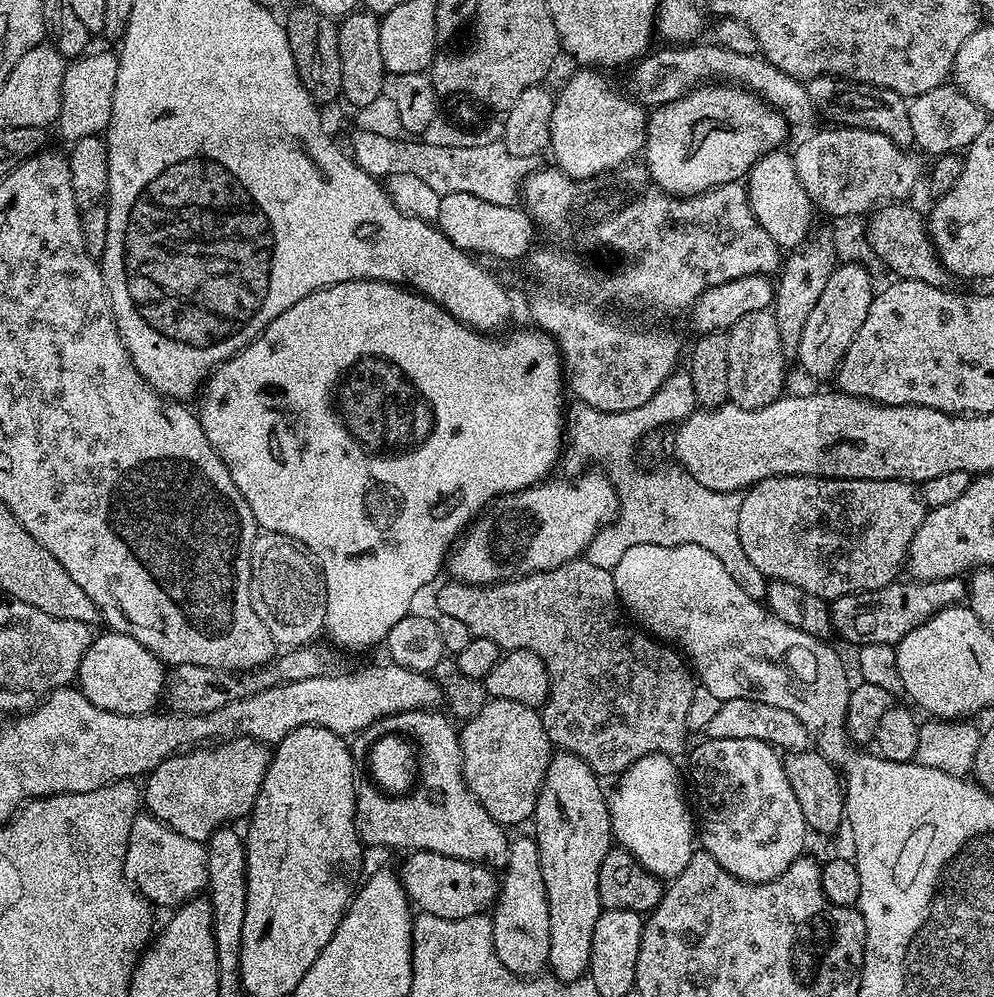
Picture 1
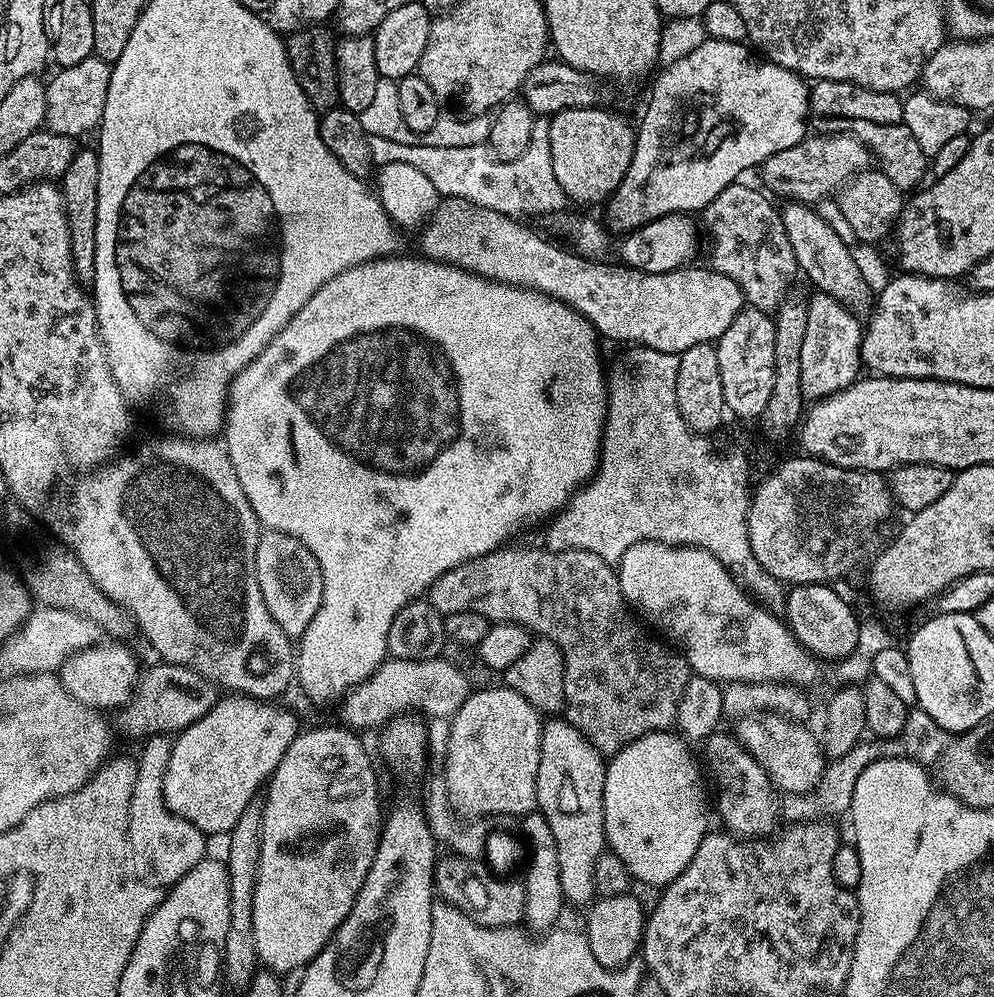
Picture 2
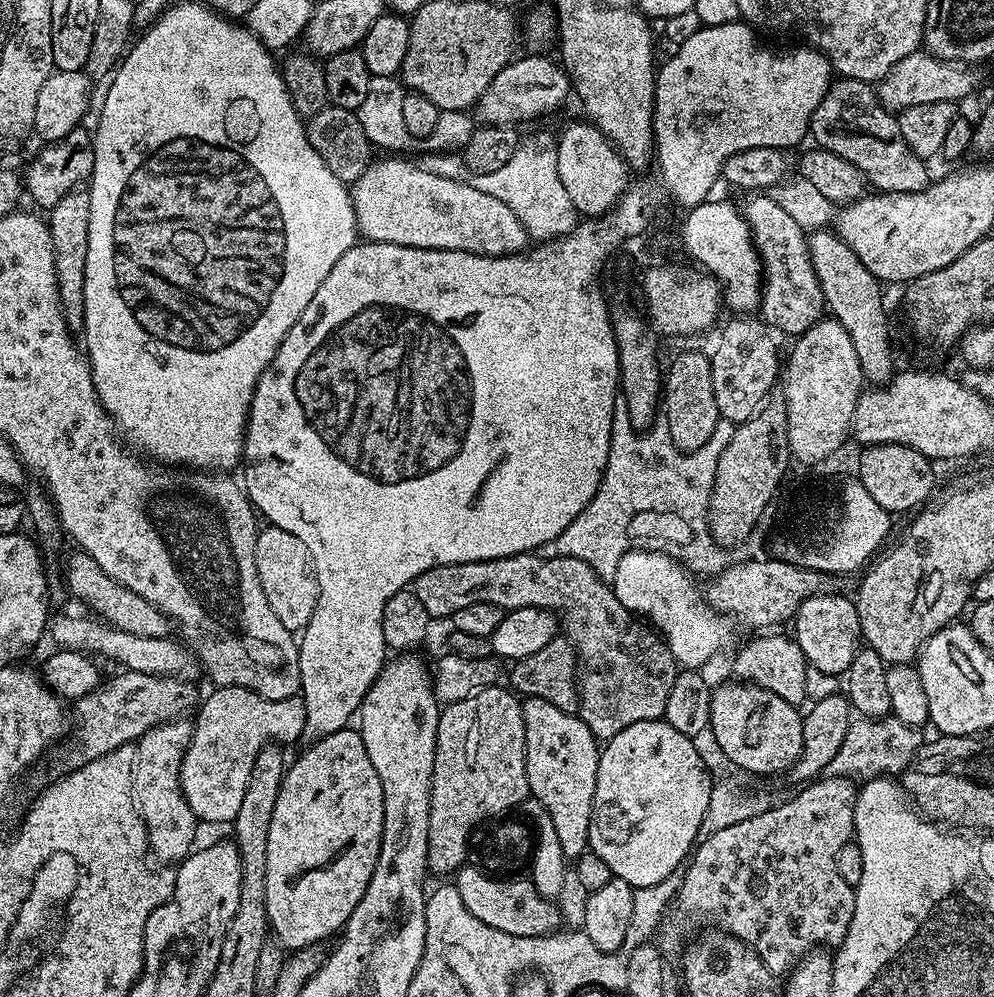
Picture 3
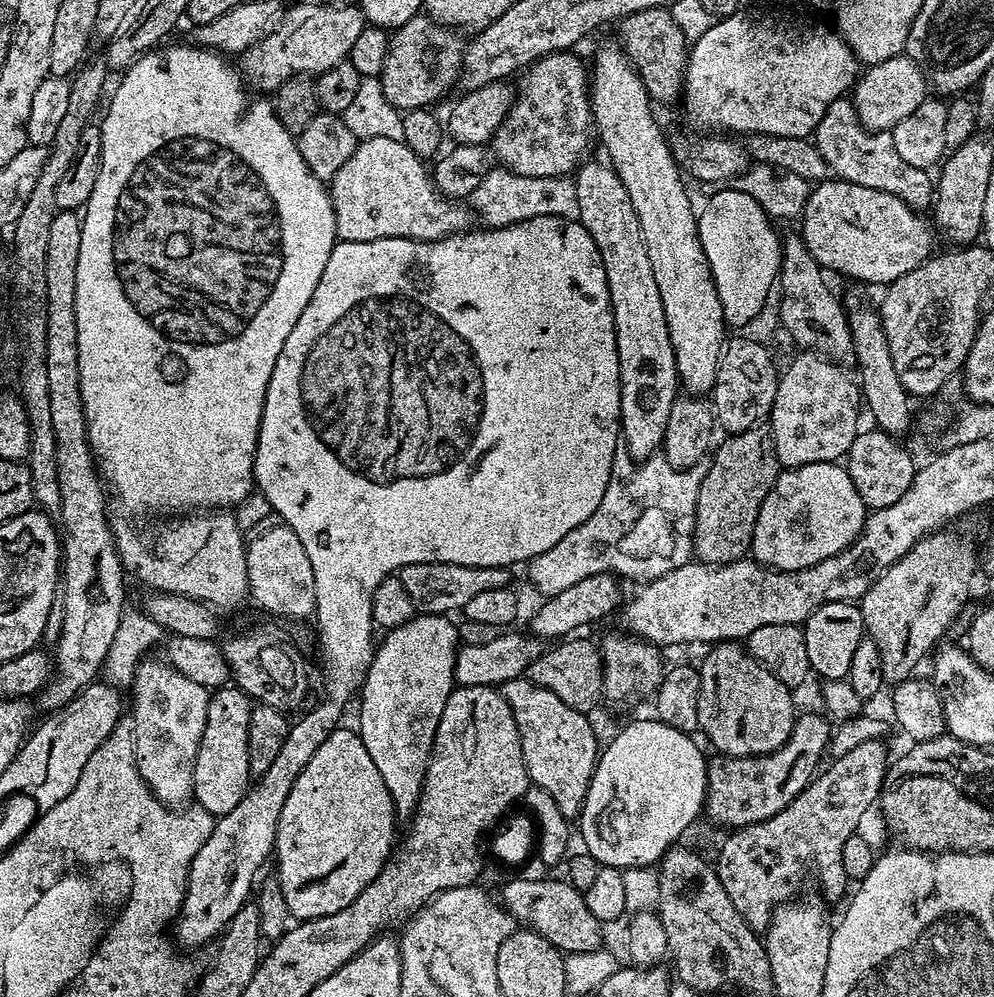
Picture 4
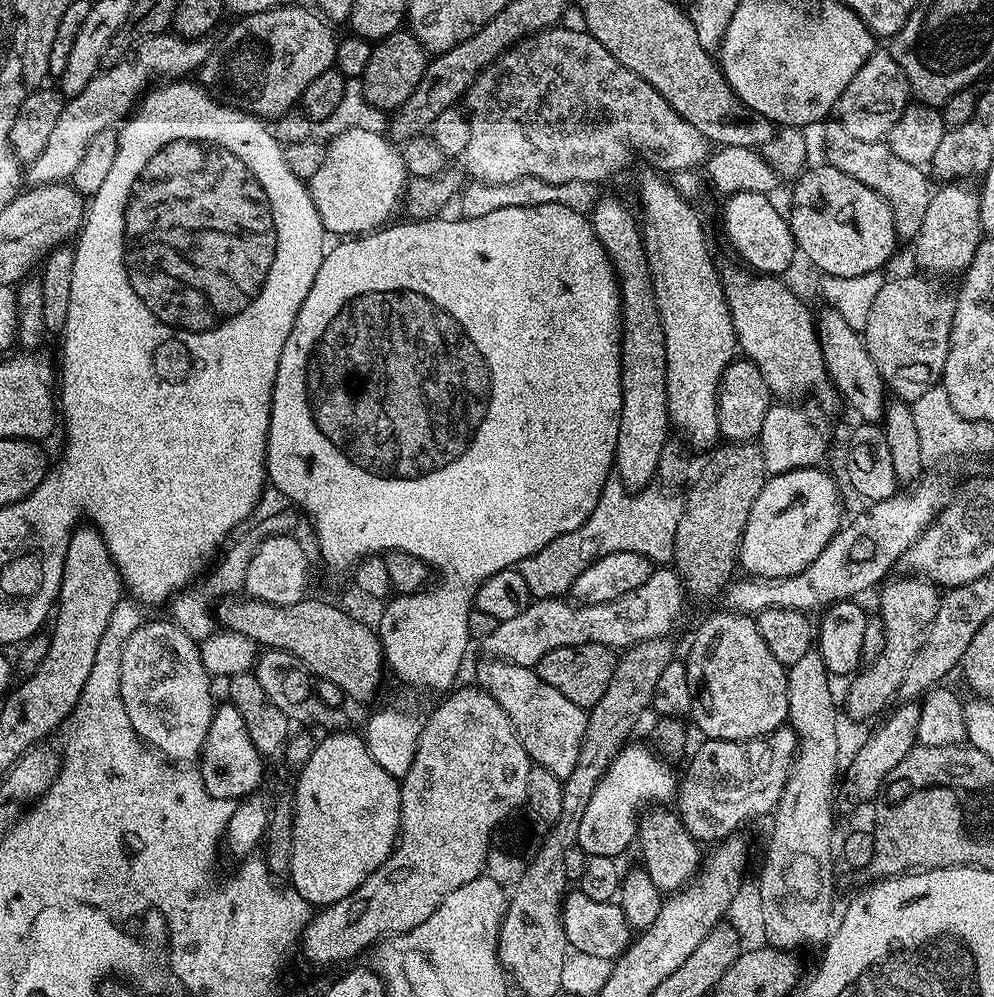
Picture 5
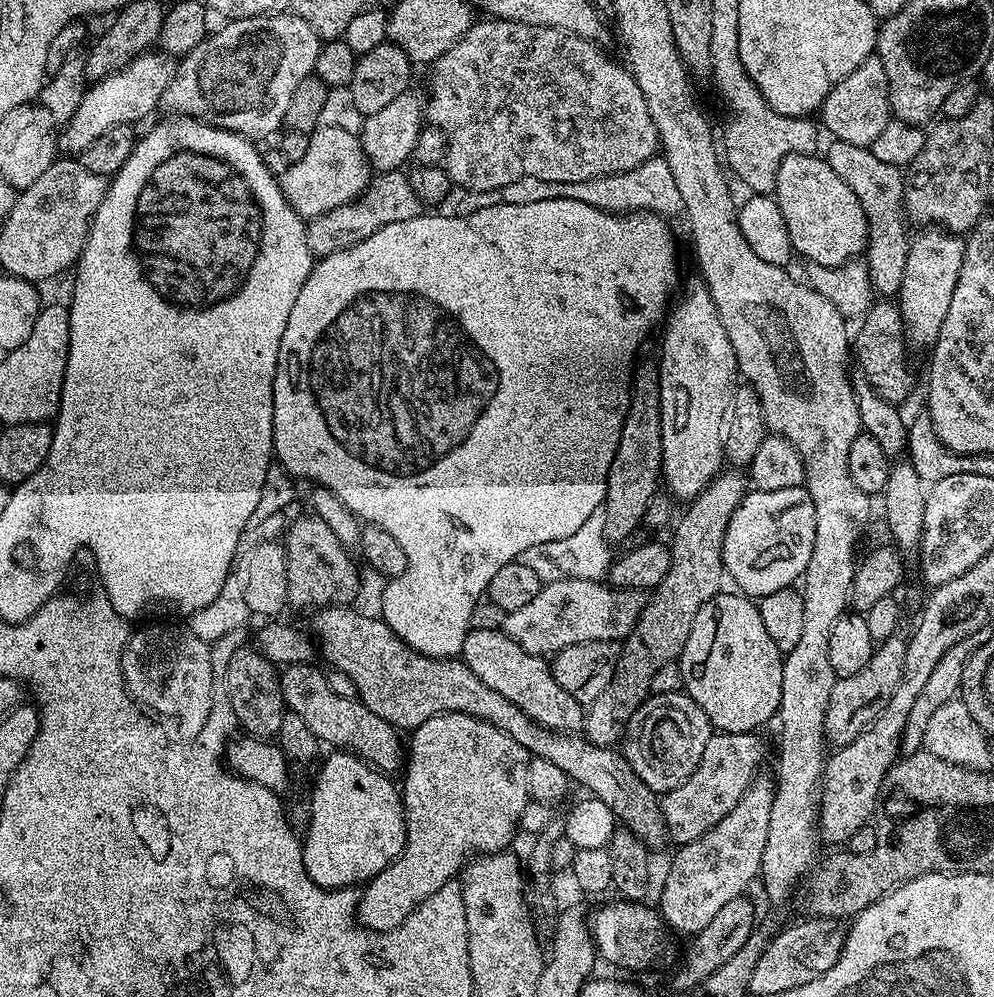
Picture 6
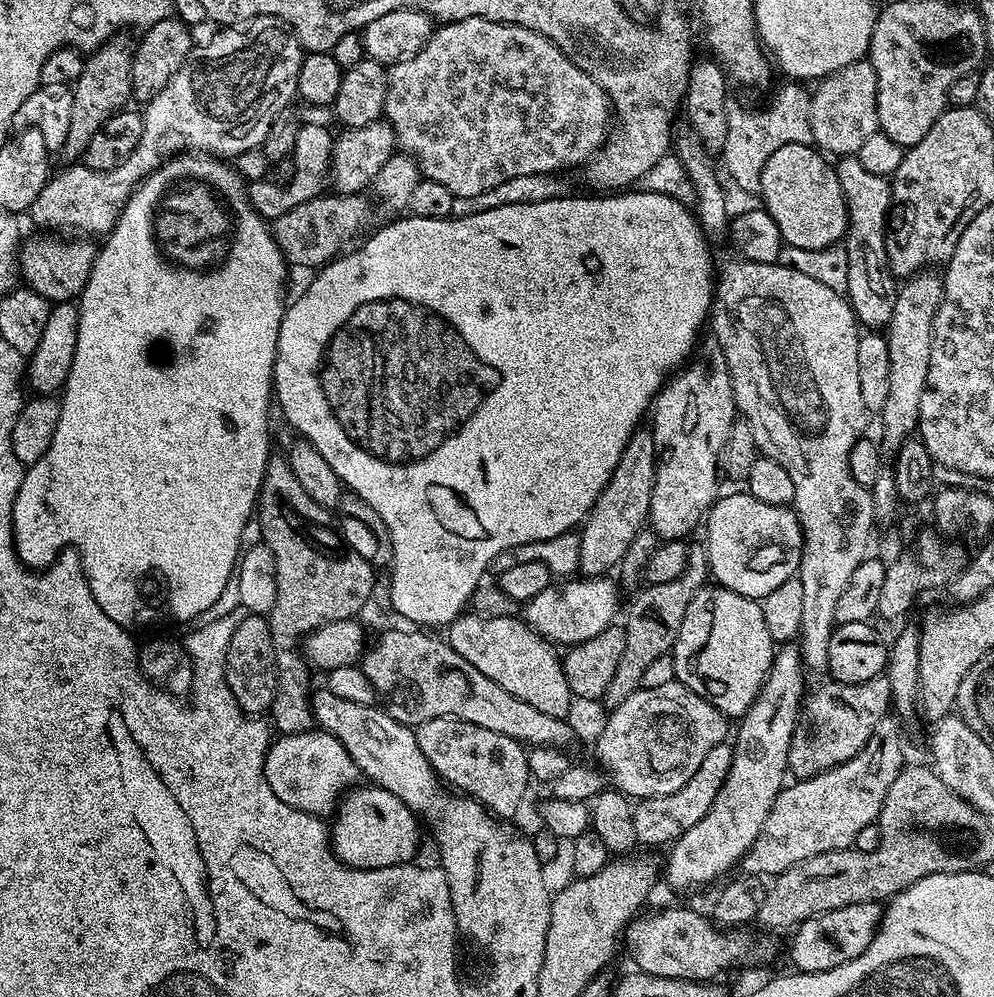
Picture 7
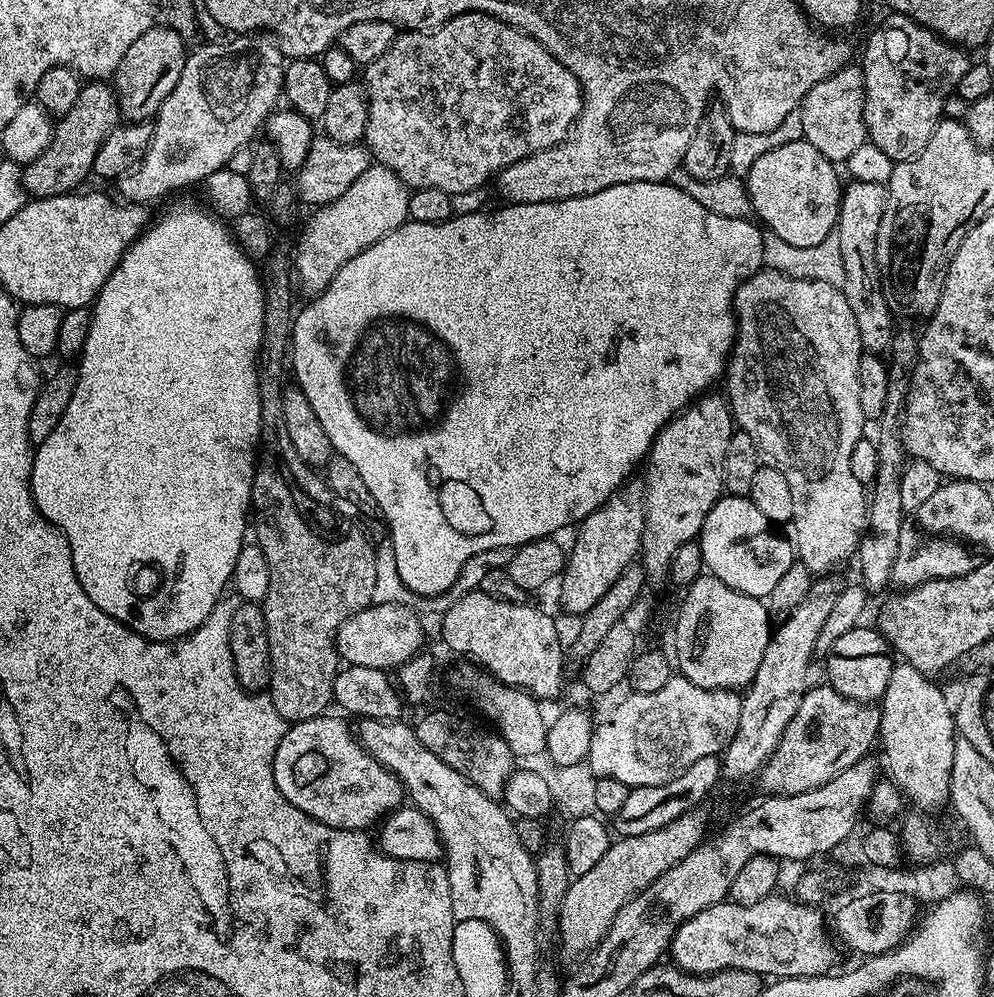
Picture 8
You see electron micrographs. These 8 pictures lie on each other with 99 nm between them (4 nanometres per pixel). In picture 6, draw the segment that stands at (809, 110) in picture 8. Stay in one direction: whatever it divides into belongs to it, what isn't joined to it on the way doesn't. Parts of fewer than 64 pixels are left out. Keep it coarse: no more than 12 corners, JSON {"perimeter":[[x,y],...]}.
{"perimeter":[[873,54],[830,90],[818,120],[867,148],[891,116],[886,66]]}

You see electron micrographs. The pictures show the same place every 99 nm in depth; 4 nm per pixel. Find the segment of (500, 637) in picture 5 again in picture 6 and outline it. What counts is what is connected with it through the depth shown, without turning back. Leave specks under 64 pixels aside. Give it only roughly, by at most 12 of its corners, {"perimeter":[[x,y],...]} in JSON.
{"perimeter":[[600,580],[541,587],[502,630],[545,658],[623,641],[642,607],[635,588]]}

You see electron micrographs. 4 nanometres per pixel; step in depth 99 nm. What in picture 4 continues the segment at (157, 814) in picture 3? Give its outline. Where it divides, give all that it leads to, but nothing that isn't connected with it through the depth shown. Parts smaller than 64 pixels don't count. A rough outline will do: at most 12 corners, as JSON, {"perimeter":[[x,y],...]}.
{"perimeter":[[164,658],[130,684],[134,762],[162,803],[192,796],[209,689]]}

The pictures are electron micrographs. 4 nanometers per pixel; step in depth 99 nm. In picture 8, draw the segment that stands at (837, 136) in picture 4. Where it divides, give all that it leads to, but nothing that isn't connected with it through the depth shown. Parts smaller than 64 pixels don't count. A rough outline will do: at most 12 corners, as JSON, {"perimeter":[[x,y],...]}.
{"perimeter":[[845,183],[835,232],[861,349],[897,329],[880,285],[878,226],[888,190]]}

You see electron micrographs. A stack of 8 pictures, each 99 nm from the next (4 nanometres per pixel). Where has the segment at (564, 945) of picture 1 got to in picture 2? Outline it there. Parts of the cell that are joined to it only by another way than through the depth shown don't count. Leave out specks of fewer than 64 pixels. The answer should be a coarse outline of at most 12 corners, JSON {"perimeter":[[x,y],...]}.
{"perimeter":[[567,718],[540,734],[538,811],[569,905],[597,895],[605,757]]}

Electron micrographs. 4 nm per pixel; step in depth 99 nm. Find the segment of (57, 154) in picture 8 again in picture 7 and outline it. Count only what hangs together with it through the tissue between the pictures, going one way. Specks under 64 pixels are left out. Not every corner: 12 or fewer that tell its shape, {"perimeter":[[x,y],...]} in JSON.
{"perimeter":[[109,42],[71,85],[65,161],[132,100],[133,45]]}

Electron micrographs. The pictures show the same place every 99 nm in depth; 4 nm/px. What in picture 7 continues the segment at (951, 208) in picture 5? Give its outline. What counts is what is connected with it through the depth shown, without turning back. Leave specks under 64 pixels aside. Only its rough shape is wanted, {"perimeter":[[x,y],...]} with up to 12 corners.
{"perimeter":[[944,281],[899,285],[886,329],[890,390],[878,414],[895,450],[917,431]]}

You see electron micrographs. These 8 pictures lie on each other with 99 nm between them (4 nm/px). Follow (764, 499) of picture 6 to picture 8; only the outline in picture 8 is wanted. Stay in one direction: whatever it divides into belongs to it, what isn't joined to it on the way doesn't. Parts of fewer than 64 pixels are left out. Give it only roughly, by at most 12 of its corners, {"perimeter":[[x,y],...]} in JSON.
{"perimeter":[[755,510],[706,514],[705,569],[768,597],[793,541]]}

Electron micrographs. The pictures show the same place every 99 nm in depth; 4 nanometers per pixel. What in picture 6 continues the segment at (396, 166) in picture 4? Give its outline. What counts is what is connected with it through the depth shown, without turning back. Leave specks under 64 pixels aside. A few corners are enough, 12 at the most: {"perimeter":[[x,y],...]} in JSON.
{"perimeter":[[335,126],[308,137],[279,177],[305,221],[361,196],[360,137]]}

